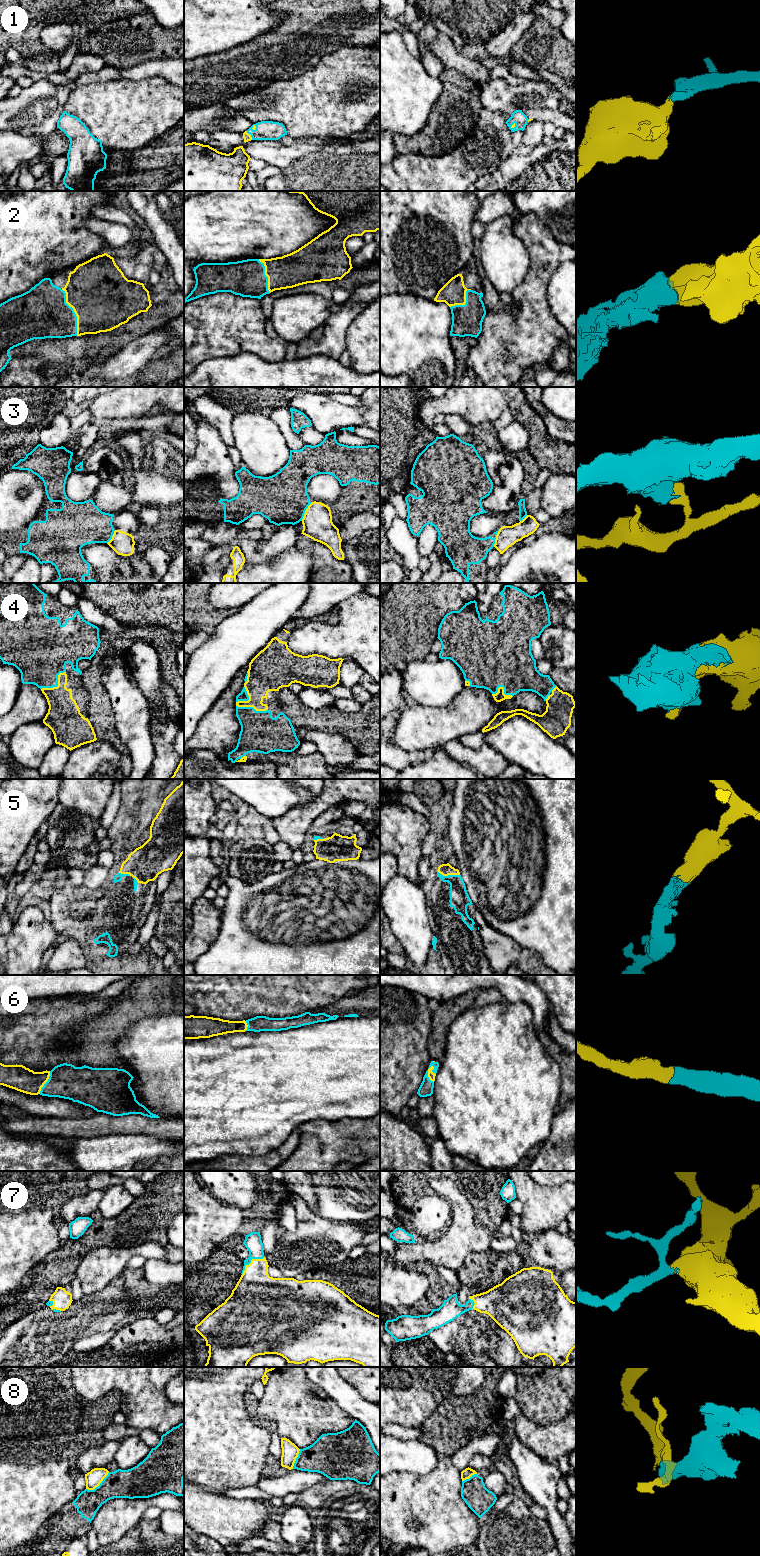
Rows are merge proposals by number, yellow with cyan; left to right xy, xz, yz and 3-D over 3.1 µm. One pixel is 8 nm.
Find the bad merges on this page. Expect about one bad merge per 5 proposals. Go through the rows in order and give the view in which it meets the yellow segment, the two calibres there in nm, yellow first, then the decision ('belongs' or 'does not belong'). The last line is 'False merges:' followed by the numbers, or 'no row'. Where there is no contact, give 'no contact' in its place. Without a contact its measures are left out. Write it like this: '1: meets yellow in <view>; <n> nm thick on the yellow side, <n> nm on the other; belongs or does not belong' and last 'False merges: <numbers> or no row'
1: meets yellow in xz; 70 nm thick on the yellow side, 160 nm on the other; belongs
2: meets yellow in xy; 500 nm thick on the yellow side, 400 nm on the other; belongs
3: meets yellow in xz; 240 nm thick on the yellow side, 400 nm on the other; does not belong
4: meets yellow in xy; 260 nm thick on the yellow side, 380 nm on the other; belongs
5: meets yellow in yz; 100 nm thick on the yellow side, 160 nm on the other; belongs
6: meets yellow in yz; 60 nm thick on the yellow side, 50 nm on the other; belongs
7: meets yellow in xz; 320 nm thick on the yellow side, 140 nm on the other; belongs
8: meets yellow in xy; 130 nm thick on the yellow side, 220 nm on the other; does not belong
False merges: 3, 8

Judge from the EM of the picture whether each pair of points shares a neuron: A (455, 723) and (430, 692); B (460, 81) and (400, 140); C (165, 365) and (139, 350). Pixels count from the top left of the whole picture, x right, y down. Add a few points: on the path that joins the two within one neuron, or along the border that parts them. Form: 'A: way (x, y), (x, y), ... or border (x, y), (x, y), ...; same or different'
A: border (460, 692), (442, 707), (419, 705); different
B: way (454, 101), (443, 114), (443, 117), (420, 140); same
C: border (150, 359), (143, 368); different

